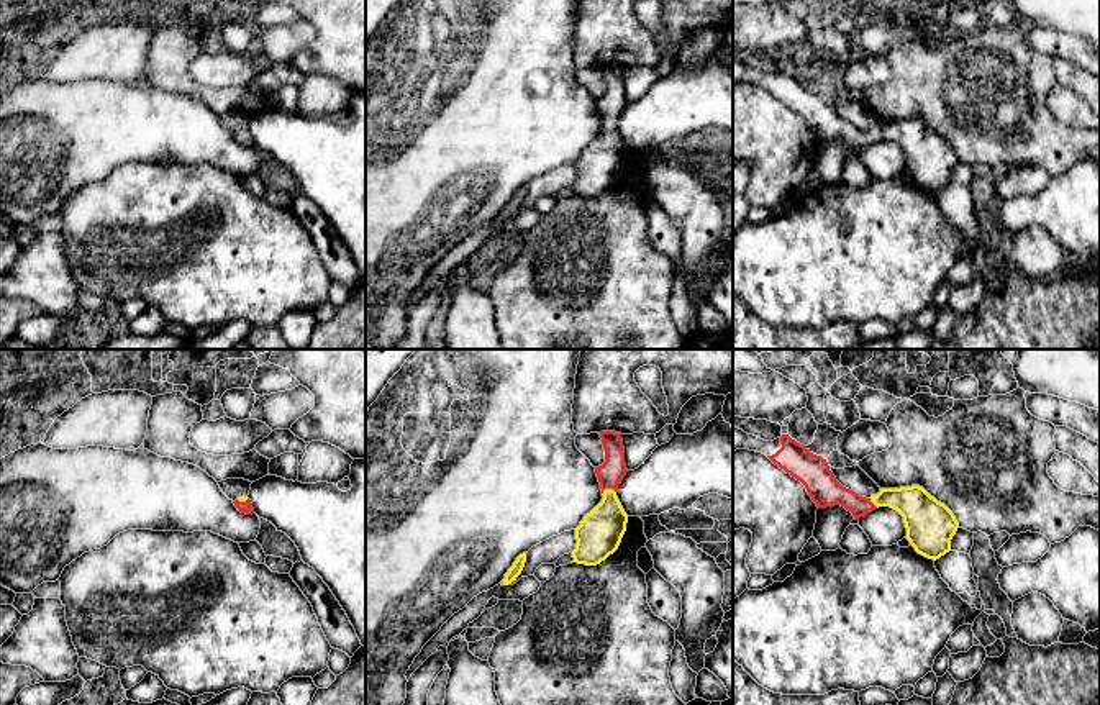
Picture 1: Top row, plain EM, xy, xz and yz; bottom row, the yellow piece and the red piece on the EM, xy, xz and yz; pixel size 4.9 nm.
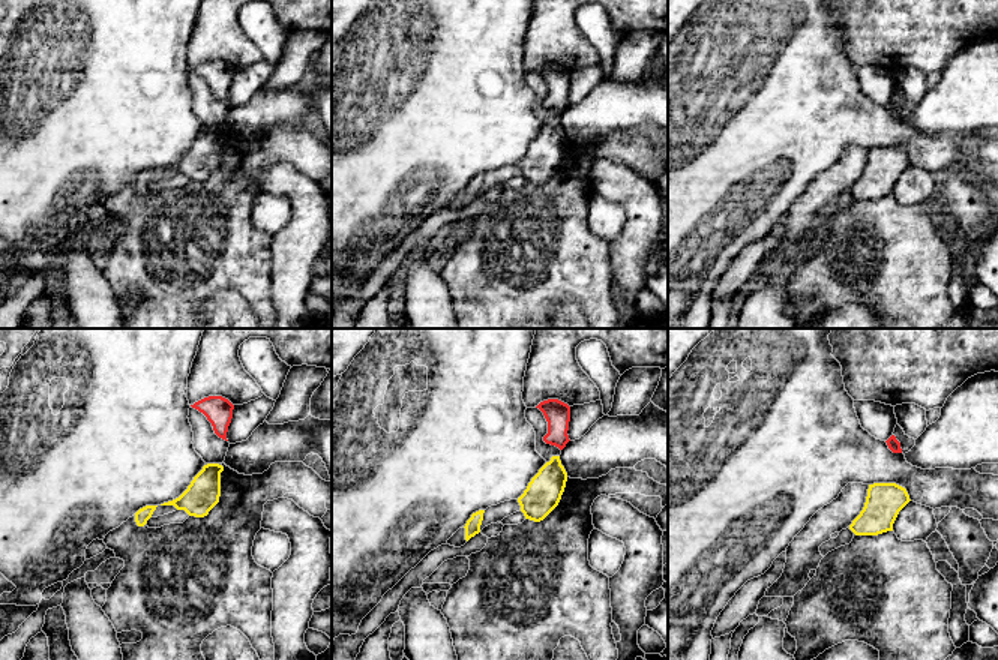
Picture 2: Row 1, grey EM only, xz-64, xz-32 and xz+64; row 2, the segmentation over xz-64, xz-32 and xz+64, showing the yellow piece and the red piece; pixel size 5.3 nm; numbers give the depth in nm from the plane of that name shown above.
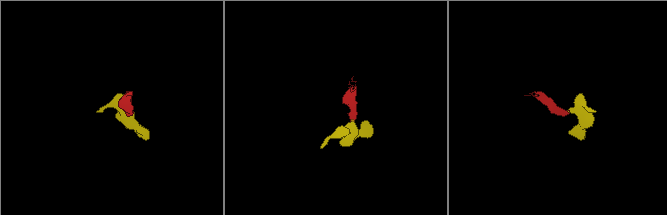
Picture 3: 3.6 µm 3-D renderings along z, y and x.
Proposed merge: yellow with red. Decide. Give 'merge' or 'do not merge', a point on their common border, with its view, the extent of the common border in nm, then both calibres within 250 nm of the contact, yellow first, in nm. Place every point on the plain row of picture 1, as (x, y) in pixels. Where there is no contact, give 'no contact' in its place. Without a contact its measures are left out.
merge; contact xz (609, 122); length 70 nm; calibres 220 and 130 nm

